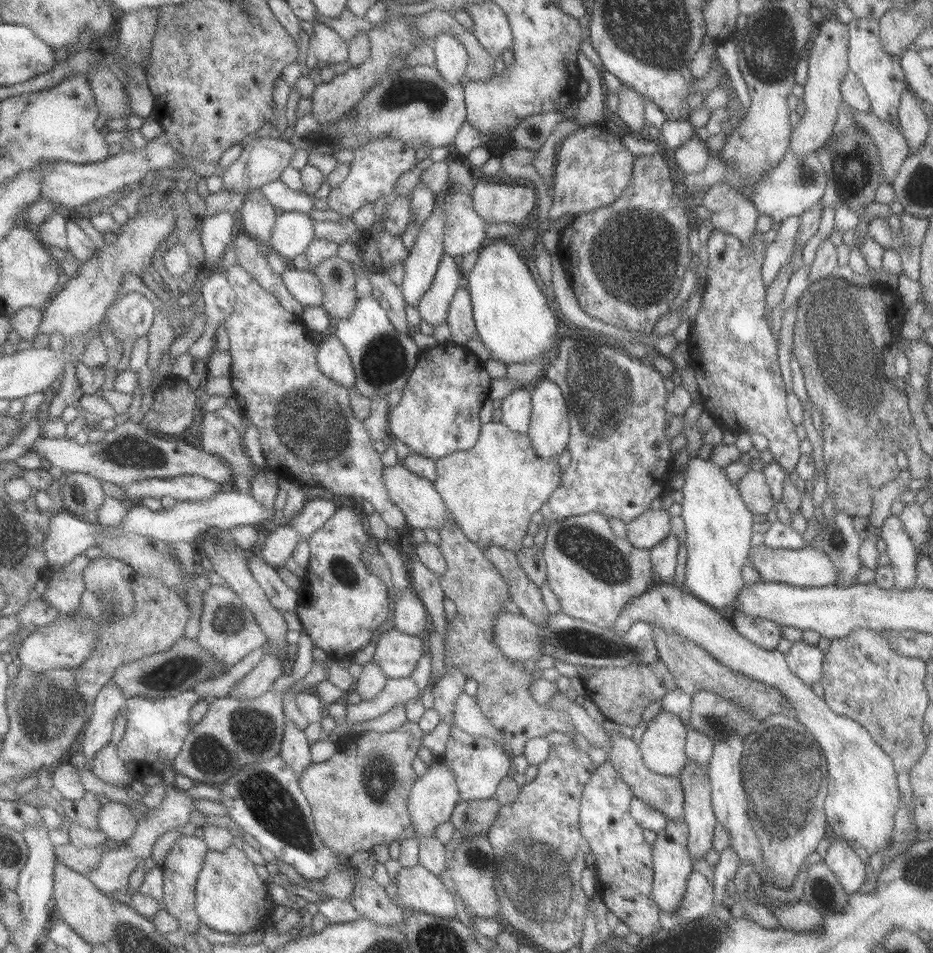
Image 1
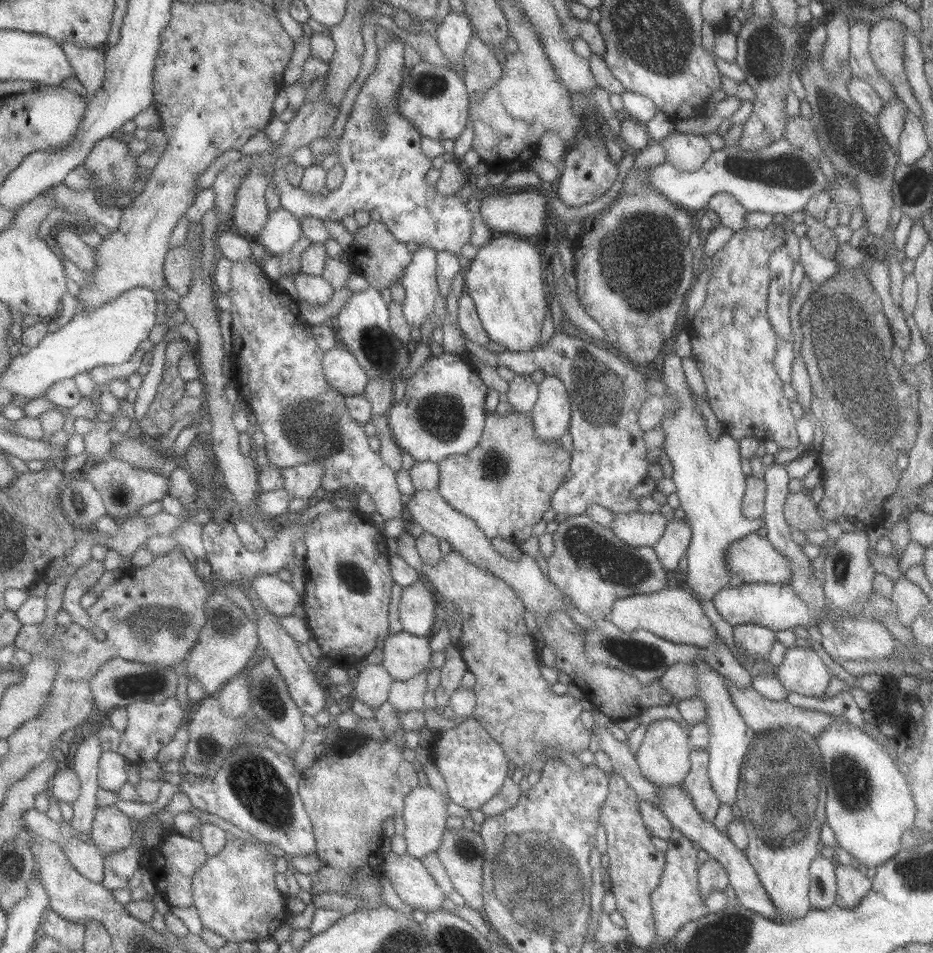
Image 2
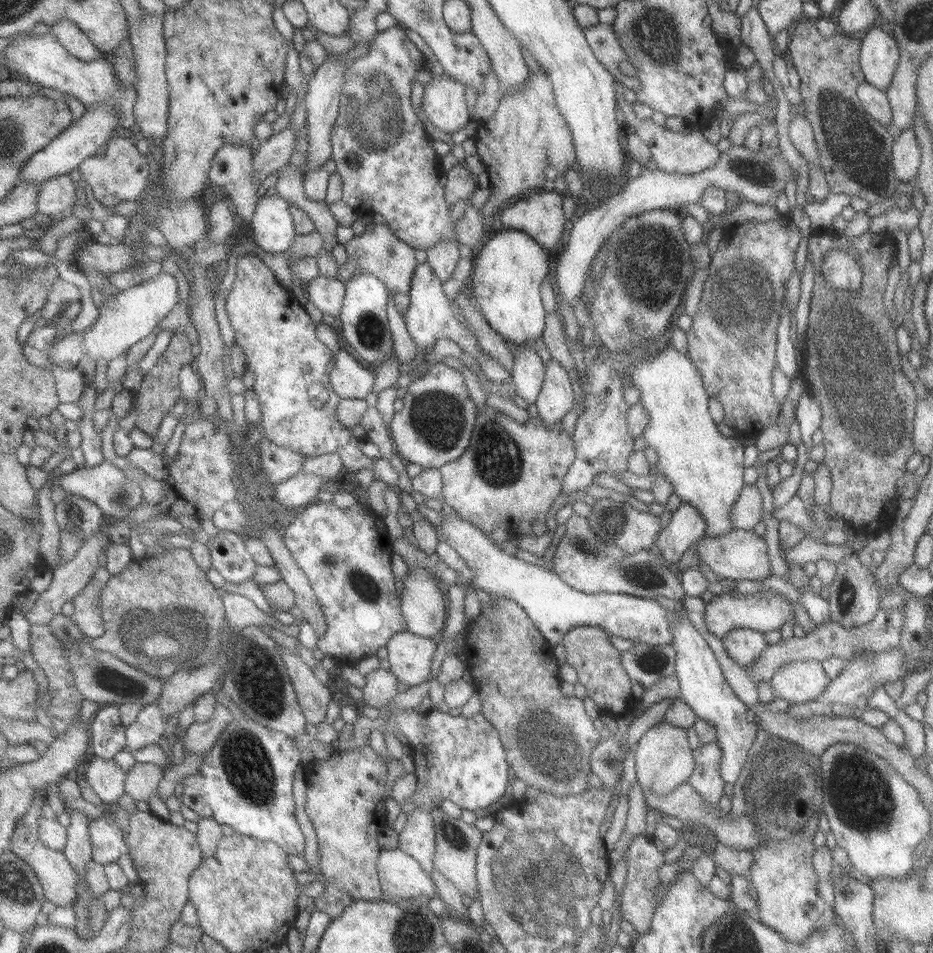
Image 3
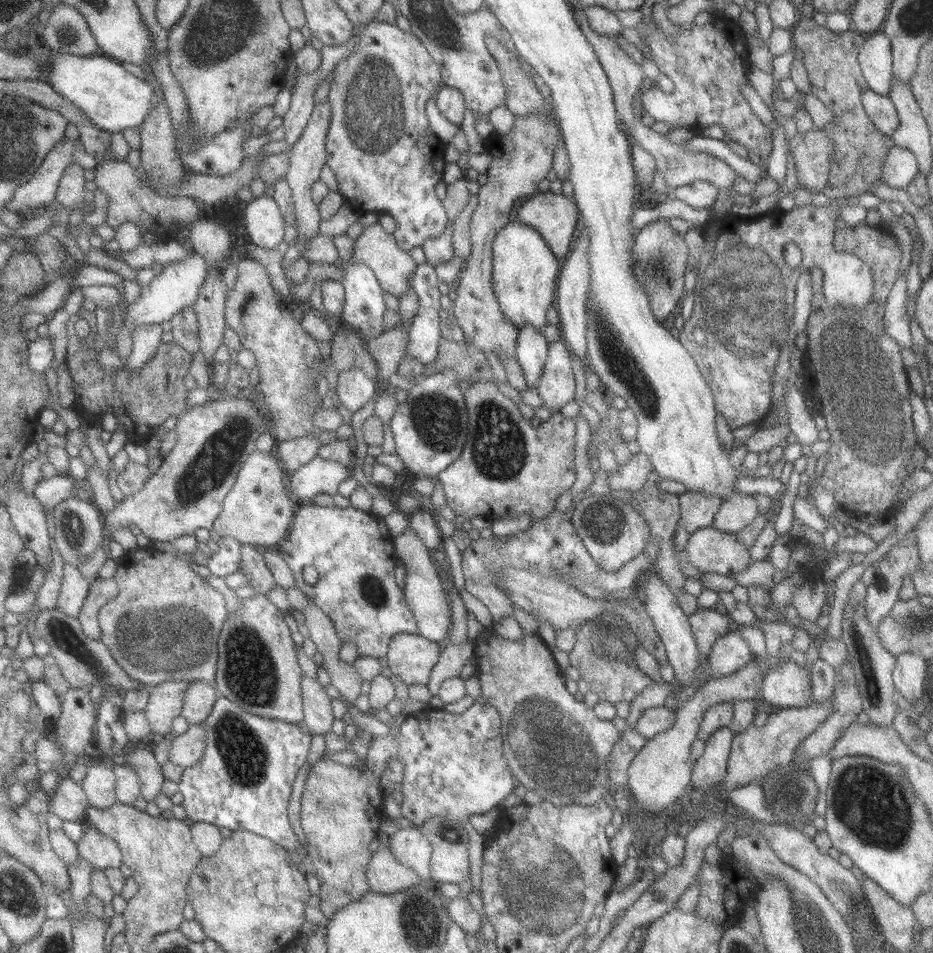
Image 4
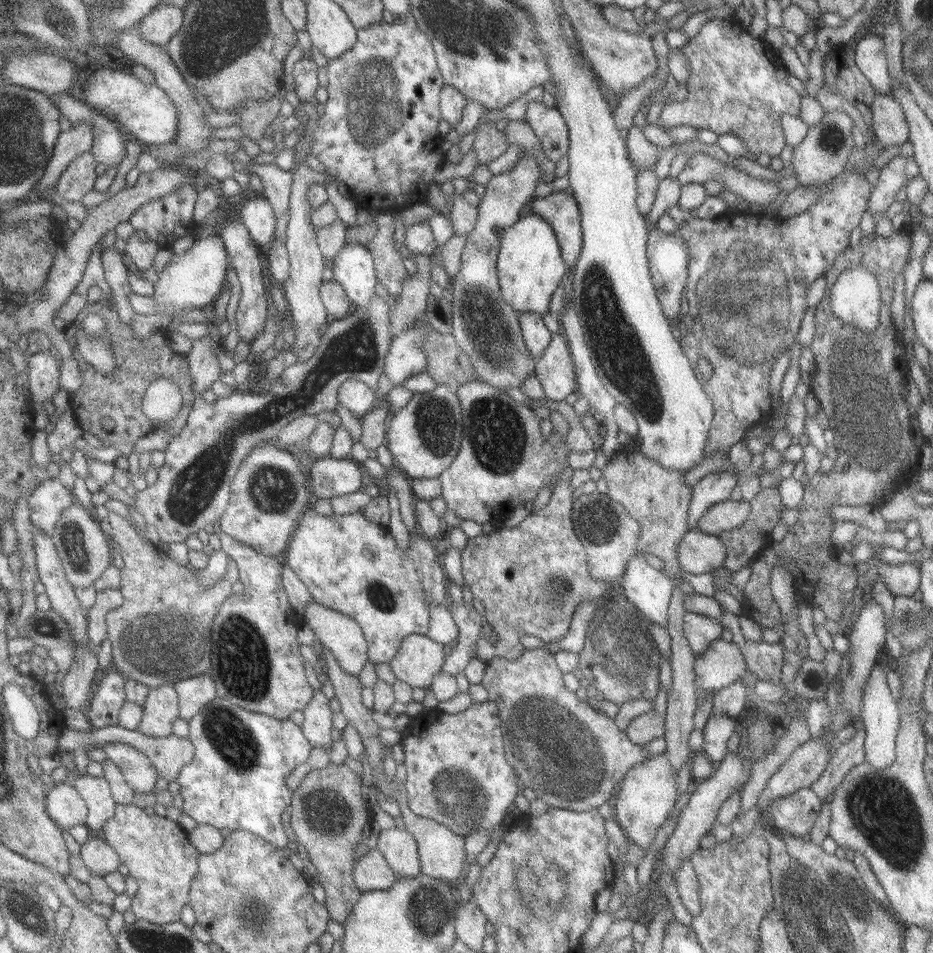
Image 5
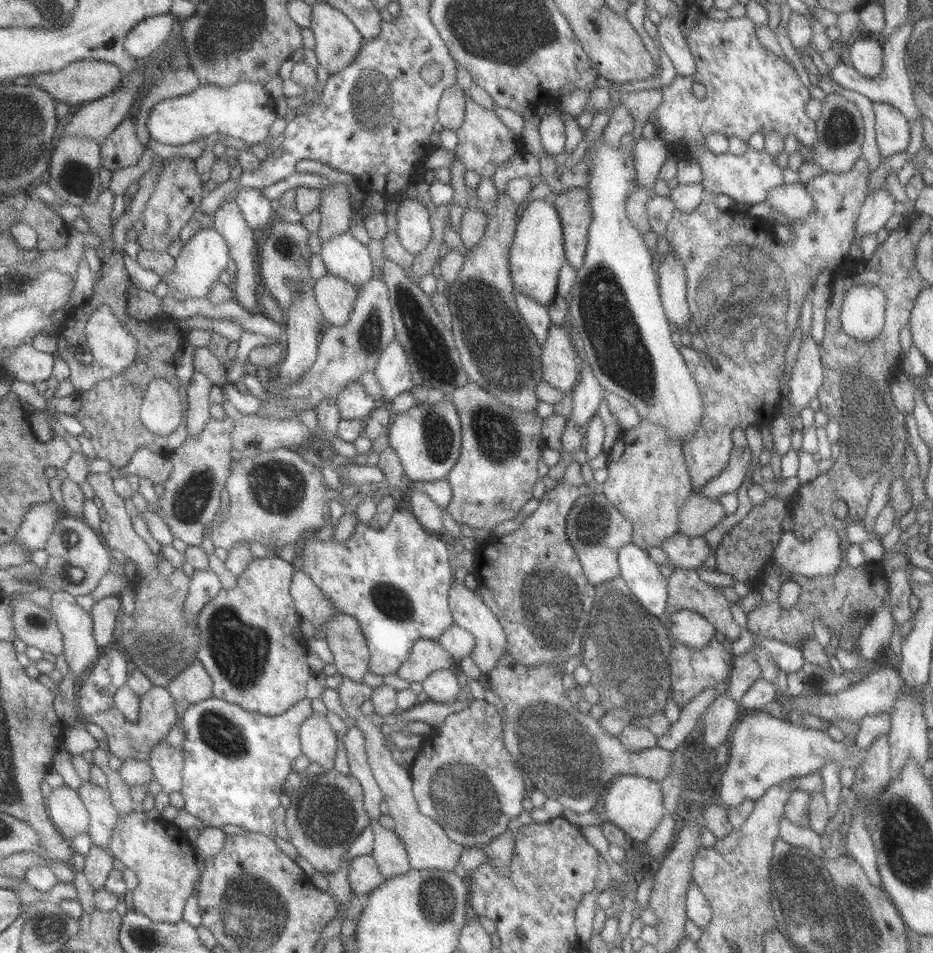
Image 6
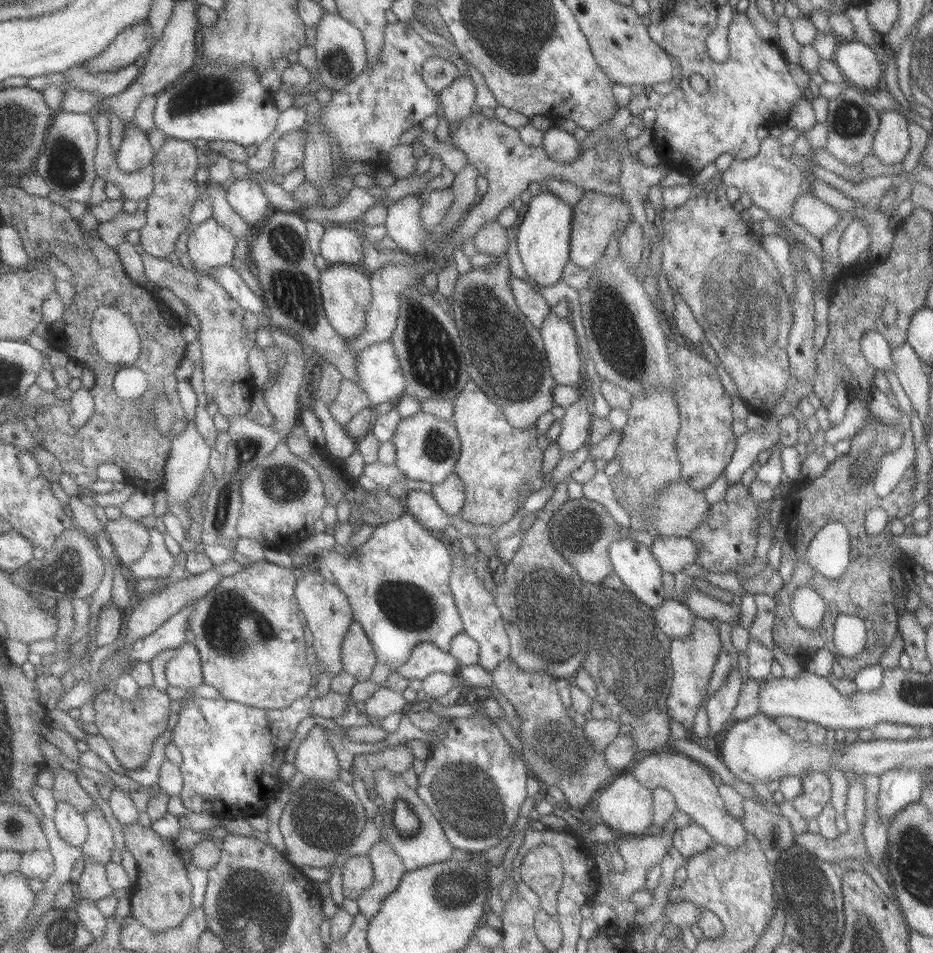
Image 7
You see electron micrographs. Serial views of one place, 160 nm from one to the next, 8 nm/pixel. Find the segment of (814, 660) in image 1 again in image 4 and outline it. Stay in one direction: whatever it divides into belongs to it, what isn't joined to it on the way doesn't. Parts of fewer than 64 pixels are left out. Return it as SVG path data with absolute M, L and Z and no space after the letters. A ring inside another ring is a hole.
M791 660L773 666L765 674L758 693L767 705L780 709L811 705L809 675Z

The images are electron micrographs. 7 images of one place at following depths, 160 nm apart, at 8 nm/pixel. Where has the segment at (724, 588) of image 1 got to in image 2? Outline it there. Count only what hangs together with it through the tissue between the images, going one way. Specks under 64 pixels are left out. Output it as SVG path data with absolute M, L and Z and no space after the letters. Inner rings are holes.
M672 353L665 356L660 380L664 384L664 394L674 402L674 412L667 413L660 420L664 436L661 446L671 465L670 479L679 500L678 507L683 512L683 520L691 529L685 551L685 586L689 592L711 601L718 590L729 586L731 574L724 563L724 550L738 538L755 533L759 522L741 514L746 478L741 471L738 440L729 436L720 436L714 440L707 435L701 413L691 401L690 389L677 355L673 356Z

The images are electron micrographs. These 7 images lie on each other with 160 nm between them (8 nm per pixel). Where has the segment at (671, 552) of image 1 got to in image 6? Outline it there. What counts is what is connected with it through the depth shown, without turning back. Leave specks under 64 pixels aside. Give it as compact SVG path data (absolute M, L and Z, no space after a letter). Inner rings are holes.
M747 446L733 449L723 471L709 482L706 482L700 488L698 494L716 500L721 495L731 491L736 492L741 482L743 482L743 478L754 465L749 451Z

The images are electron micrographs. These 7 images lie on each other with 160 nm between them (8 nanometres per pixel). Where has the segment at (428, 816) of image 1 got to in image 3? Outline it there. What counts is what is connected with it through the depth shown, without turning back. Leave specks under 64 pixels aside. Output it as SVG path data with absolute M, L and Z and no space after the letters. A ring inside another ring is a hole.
M415 809L411 815L407 816L407 822L398 835L398 846L415 857L415 860L422 864L425 872L433 874L436 836L437 831L432 813Z

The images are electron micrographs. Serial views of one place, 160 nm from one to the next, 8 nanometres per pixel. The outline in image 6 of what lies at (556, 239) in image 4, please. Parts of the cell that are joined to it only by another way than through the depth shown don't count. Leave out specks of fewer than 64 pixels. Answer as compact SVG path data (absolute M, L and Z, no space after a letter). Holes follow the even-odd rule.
M573 188L551 199L561 216L567 263L577 271L585 264L589 229L593 223L593 210L589 206L589 192Z

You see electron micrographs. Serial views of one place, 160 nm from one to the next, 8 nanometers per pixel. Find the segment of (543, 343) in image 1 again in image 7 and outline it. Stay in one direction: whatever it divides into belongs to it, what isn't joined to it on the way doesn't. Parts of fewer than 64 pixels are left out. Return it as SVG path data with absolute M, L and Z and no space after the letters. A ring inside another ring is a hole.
M542 190L528 203L523 223L517 229L517 244L520 258L528 277L544 292L547 288L559 287L562 276L570 262L573 207L555 194Z

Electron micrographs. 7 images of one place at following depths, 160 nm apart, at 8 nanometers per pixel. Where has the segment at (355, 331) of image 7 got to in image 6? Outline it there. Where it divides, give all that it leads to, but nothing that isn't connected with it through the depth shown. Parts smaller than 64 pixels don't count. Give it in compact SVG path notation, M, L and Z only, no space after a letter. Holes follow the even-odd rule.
M329 274L318 279L313 289L326 324L333 327L345 327L354 312L361 289L343 277Z

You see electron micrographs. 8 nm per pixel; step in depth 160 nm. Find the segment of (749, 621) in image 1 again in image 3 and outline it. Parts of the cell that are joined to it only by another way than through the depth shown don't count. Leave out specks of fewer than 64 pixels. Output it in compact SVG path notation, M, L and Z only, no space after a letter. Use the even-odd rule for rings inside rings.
M748 628L730 630L723 635L721 644L727 657L743 668L751 665L768 645L763 633Z

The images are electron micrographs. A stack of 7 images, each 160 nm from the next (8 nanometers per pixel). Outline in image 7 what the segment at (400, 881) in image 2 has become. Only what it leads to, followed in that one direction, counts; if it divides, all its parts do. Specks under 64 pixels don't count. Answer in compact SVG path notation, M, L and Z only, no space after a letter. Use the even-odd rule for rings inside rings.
M352 855L341 867L342 892L346 898L358 898L374 883L374 864L369 855Z

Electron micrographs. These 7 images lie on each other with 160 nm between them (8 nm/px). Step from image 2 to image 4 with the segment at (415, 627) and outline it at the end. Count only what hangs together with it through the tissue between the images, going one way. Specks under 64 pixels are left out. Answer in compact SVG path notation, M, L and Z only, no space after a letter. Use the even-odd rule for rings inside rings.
M406 518L409 522L407 528L395 537L396 556L398 560L403 562L407 572L404 584L406 599L418 620L419 635L427 637L427 640L445 644L450 638L452 627L449 596L443 588L443 582L441 582L439 574L437 574L433 558L429 556L430 548L422 541L422 538L419 538L413 526L410 525L410 518Z

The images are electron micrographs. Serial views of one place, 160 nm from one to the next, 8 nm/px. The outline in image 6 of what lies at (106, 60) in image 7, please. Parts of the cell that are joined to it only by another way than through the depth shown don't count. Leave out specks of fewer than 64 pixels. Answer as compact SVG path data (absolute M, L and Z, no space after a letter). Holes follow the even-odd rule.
M171 13L151 16L138 24L126 40L126 51L129 56L141 60L156 52L157 48L169 41L169 36L173 32L173 24L175 20Z

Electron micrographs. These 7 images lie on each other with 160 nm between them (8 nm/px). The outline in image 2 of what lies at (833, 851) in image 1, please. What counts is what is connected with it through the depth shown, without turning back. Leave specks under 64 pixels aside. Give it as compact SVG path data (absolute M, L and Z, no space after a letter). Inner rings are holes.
M834 860L836 897L834 905L839 908L855 908L870 889L868 872L852 866L843 866Z

